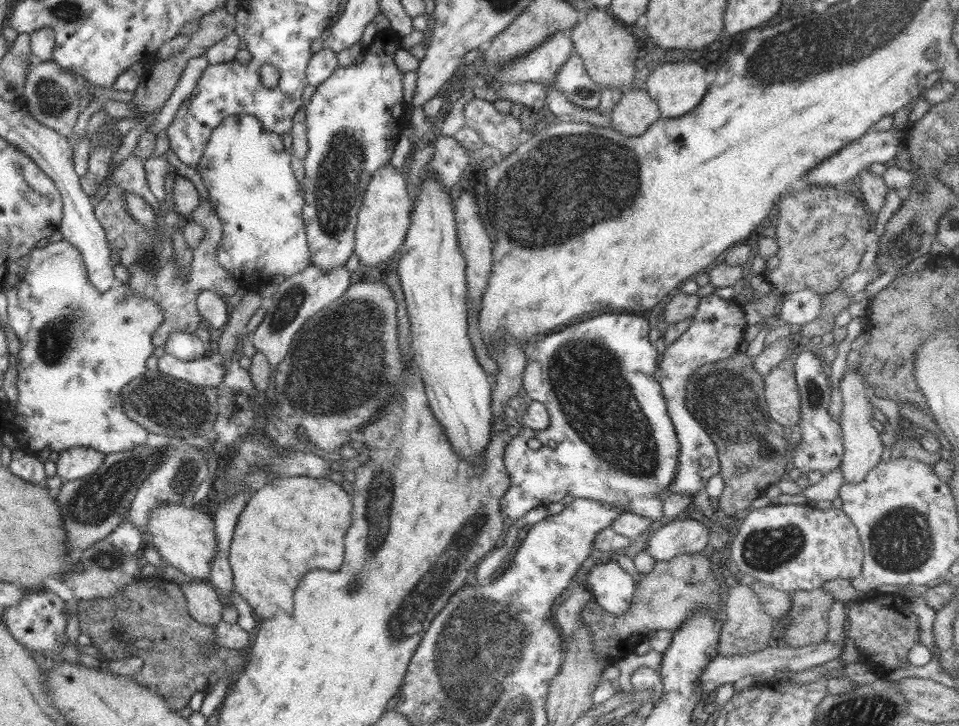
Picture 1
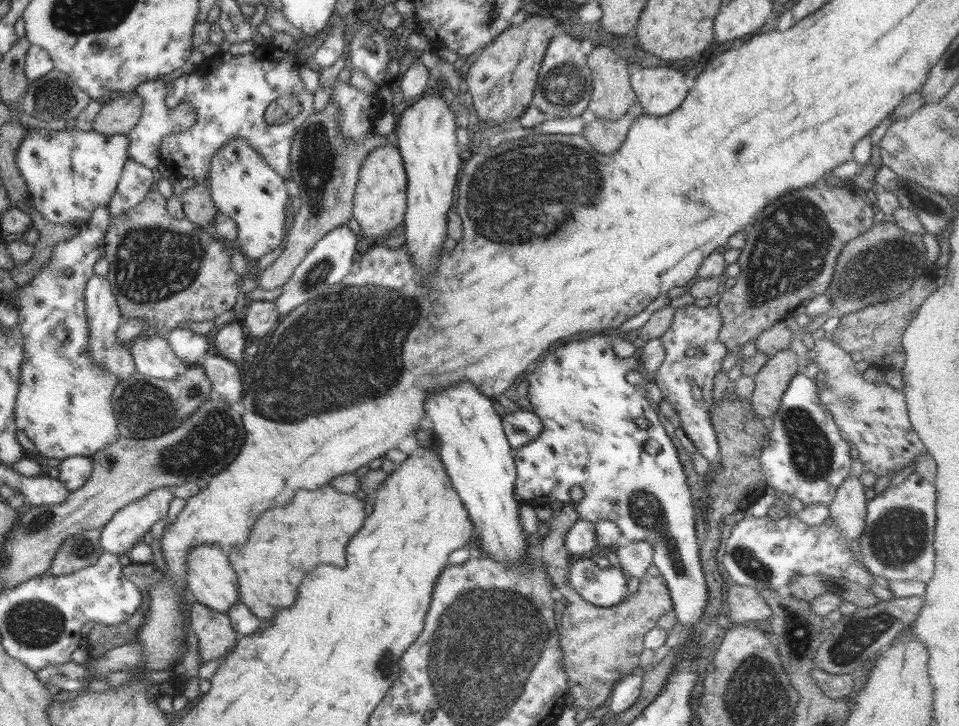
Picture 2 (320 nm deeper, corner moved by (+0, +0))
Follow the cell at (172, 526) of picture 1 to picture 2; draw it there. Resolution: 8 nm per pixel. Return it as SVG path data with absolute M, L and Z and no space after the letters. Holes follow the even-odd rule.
M218 545L196 546L188 553L186 590L192 601L202 603L204 606L228 612L231 606L239 601L239 582L236 571L228 561L226 551Z

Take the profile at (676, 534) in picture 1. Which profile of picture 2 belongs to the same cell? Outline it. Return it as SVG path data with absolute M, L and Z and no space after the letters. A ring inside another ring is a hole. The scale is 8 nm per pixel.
M622 542L617 546L618 568L630 576L642 578L652 565L654 549L646 542Z

